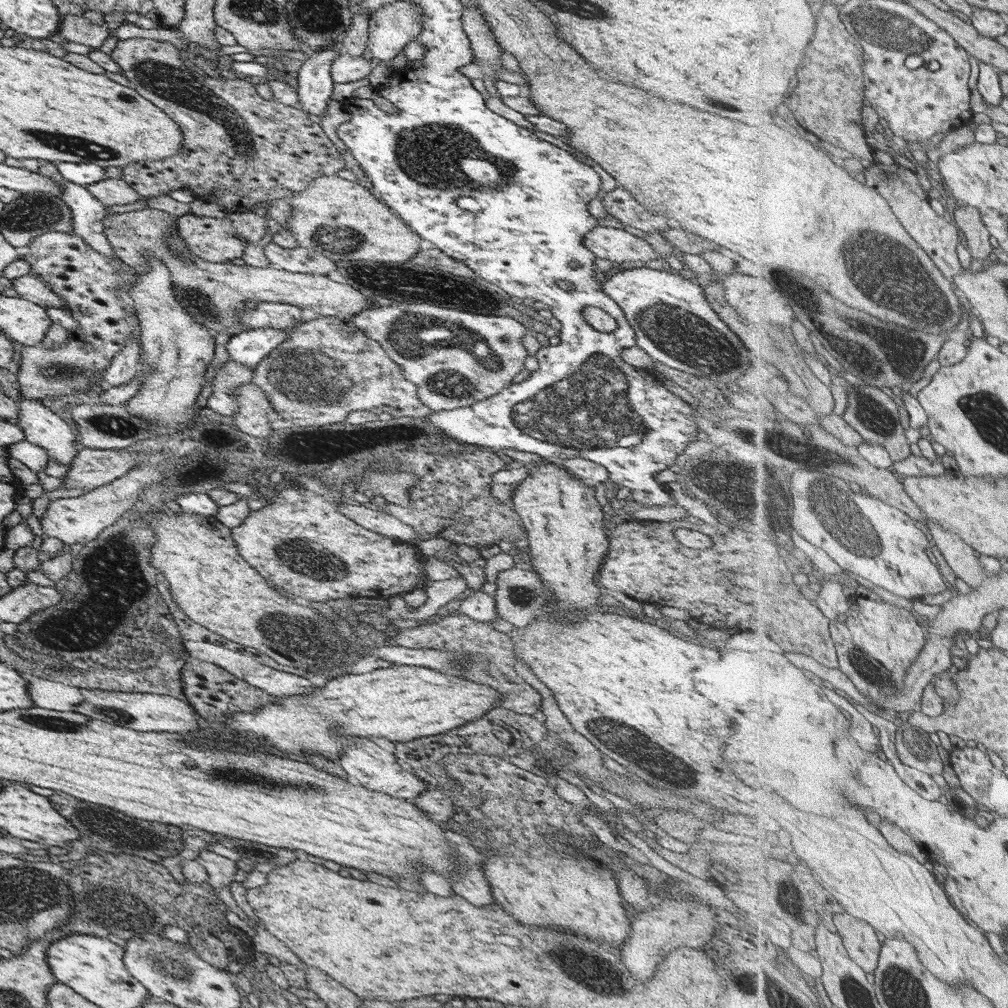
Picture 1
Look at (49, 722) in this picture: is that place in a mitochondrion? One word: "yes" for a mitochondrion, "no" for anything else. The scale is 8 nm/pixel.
yes

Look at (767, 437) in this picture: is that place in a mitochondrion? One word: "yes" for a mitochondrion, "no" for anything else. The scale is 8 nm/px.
yes

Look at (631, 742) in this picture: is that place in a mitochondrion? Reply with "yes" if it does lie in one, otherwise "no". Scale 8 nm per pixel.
yes

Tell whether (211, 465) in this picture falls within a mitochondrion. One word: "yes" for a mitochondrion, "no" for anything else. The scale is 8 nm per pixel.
yes

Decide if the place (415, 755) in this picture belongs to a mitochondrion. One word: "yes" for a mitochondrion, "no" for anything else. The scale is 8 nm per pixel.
no

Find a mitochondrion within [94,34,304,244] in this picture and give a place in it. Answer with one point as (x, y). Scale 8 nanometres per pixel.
(165, 81)

